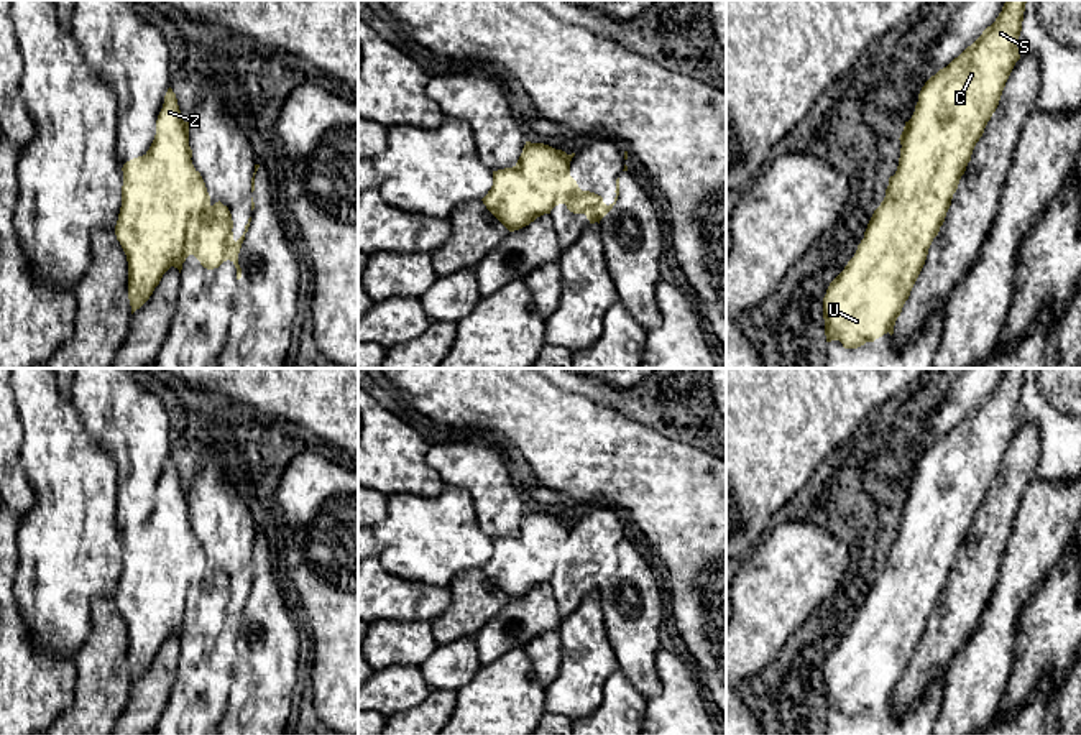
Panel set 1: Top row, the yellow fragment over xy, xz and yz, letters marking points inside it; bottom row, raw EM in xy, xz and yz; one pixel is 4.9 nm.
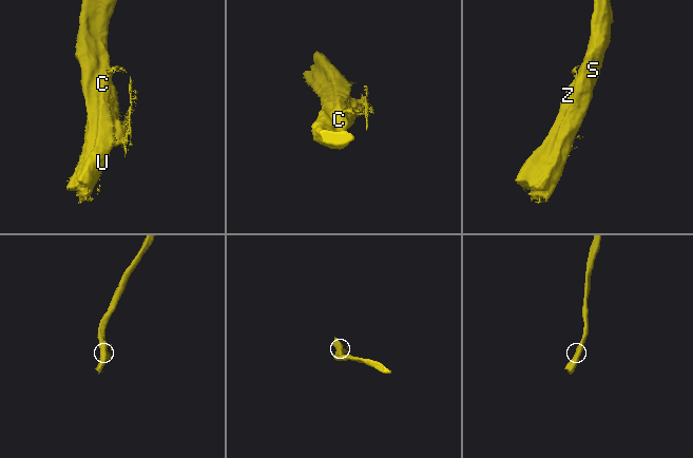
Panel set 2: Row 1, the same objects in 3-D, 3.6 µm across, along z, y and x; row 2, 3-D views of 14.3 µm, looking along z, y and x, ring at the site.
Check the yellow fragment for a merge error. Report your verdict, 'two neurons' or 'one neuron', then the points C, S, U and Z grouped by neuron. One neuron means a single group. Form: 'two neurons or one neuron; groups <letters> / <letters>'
two neurons; groups C S Z / U

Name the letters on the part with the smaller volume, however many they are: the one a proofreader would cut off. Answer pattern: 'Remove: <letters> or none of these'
Remove: U

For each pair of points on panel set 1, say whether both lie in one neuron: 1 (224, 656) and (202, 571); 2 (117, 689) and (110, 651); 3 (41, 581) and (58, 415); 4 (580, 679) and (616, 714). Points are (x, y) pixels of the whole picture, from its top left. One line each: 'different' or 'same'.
1: same
2: same
3: same
4: different

